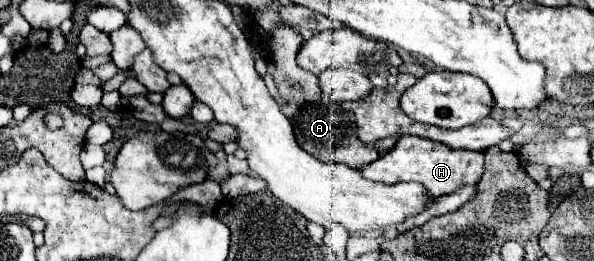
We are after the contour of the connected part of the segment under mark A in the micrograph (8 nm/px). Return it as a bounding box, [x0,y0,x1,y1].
[292,102,396,168]

